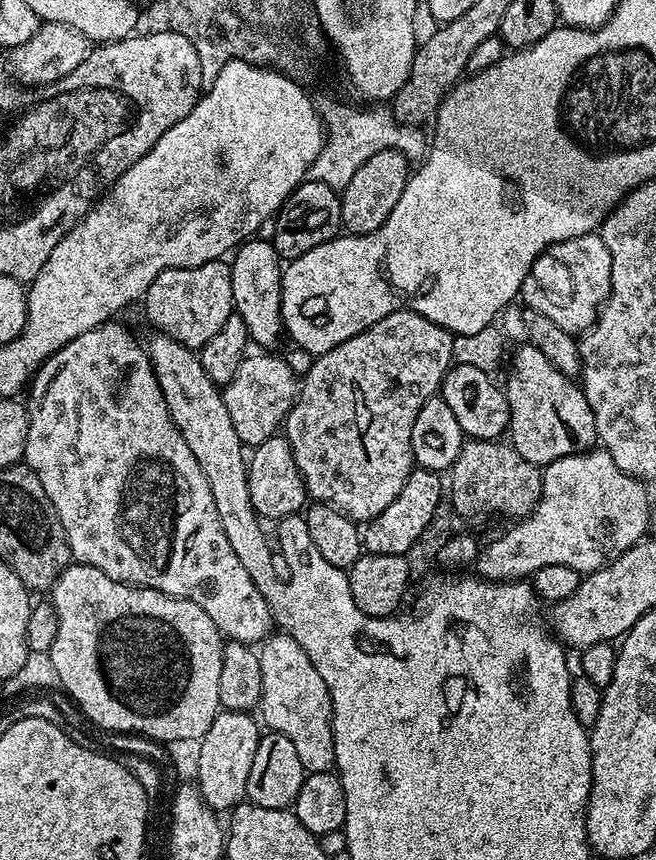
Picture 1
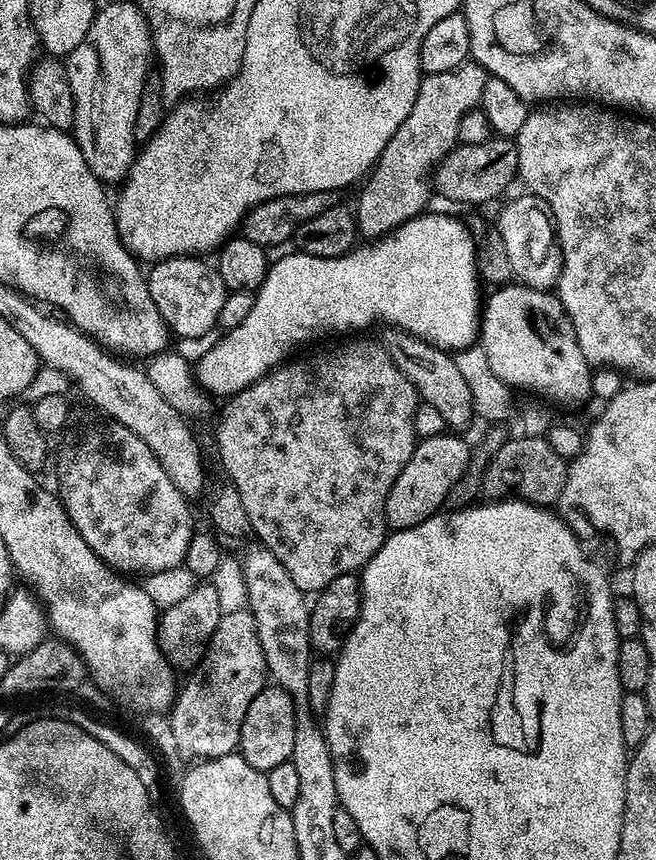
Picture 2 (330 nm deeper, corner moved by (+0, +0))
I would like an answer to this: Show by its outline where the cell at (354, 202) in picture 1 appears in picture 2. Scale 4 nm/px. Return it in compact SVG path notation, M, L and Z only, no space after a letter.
M493 138L478 146L457 143L436 168L434 188L456 204L484 204L496 200L518 176L518 150L515 139Z

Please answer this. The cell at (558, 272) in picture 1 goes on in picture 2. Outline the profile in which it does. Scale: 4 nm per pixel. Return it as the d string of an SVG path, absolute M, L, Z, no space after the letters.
M523 194L516 196L494 220L495 227L500 229L502 242L506 242L506 254L510 258L512 275L521 284L531 288L552 290L559 285L563 259L554 254L558 244L556 225L539 196Z

